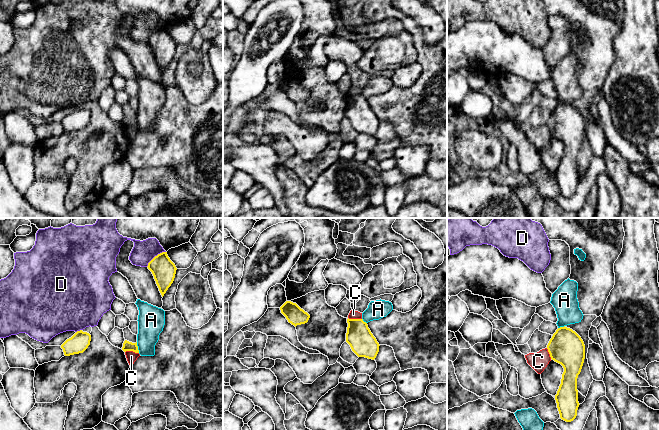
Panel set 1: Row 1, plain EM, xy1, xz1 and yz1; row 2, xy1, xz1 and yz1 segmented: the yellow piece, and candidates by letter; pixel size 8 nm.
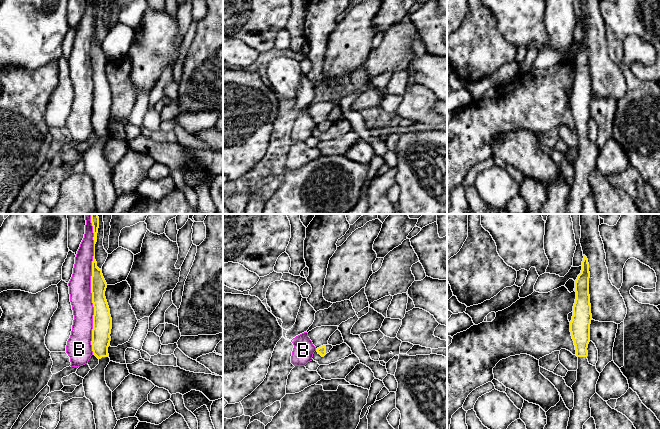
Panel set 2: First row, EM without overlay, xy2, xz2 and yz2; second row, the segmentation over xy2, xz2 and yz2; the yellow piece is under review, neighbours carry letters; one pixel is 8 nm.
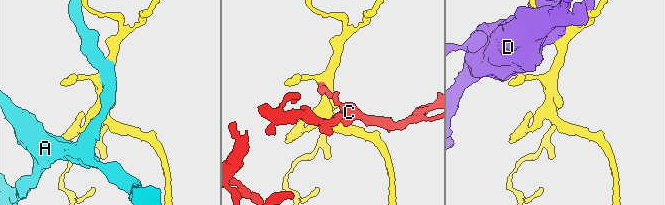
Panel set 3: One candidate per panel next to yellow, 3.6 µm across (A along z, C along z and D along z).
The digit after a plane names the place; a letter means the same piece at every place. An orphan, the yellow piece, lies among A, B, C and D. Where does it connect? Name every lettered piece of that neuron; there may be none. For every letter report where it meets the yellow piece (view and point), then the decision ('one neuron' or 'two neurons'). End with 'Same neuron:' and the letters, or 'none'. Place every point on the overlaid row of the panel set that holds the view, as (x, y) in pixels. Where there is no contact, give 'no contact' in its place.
A: contact xy1 (137, 347); two neurons
B: contact xy2 (91, 284); two neurons
C: contact xy1 (132, 350); two neurons
D: contact xy1 (155, 256); two neurons
Same neuron: none

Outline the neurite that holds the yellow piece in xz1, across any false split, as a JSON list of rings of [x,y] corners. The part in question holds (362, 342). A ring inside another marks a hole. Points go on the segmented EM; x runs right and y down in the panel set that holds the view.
[[[347,319],[346,342],[358,357],[374,360],[379,352],[379,343],[363,319]]]

